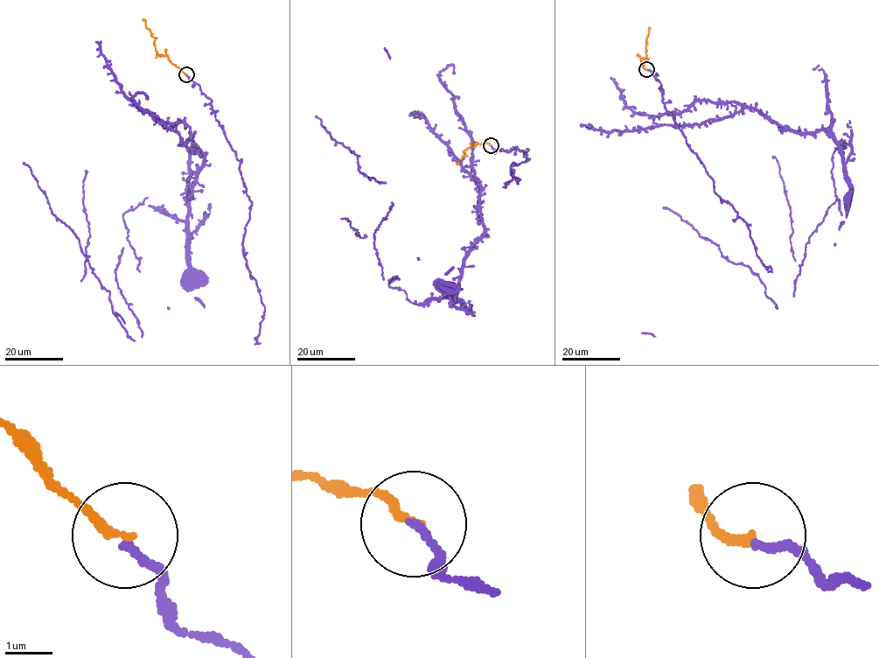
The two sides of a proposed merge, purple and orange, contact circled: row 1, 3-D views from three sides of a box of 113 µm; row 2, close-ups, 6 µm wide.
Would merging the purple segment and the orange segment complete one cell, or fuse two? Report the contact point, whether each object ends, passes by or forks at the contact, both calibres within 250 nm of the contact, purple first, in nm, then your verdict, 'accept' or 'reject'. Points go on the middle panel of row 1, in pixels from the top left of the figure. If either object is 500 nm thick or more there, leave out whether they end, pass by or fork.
place (491, 145); purple ends; orange ends; calibres 140 and 170 nm; accept

